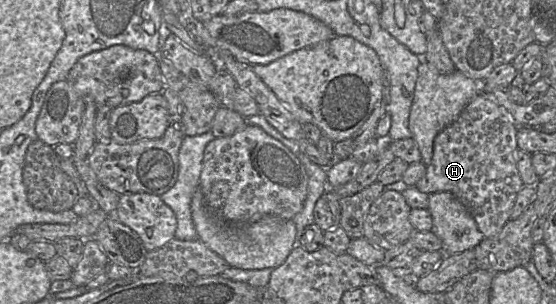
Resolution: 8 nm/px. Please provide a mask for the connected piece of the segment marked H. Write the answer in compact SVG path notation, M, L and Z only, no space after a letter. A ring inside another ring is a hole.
M480 92L458 118L436 136L432 161L415 188L428 195L436 192L454 194L470 212L484 238L496 236L510 220L516 197L524 186L515 160L518 151L517 129L508 111L493 98Z

